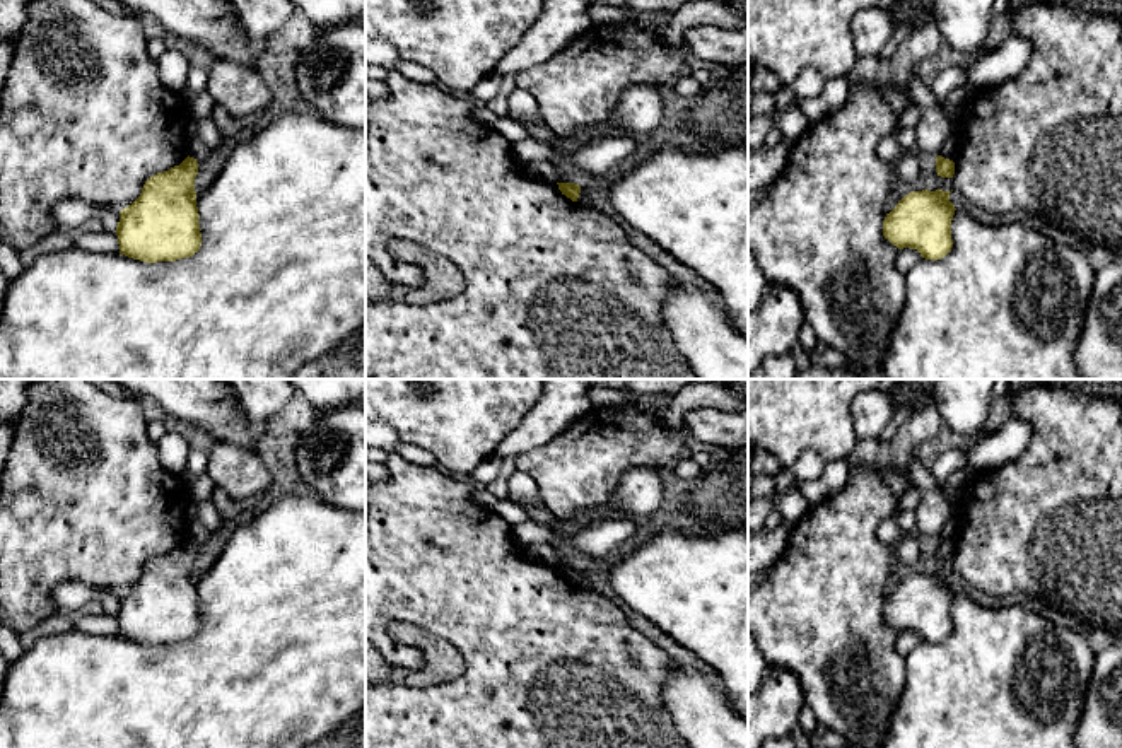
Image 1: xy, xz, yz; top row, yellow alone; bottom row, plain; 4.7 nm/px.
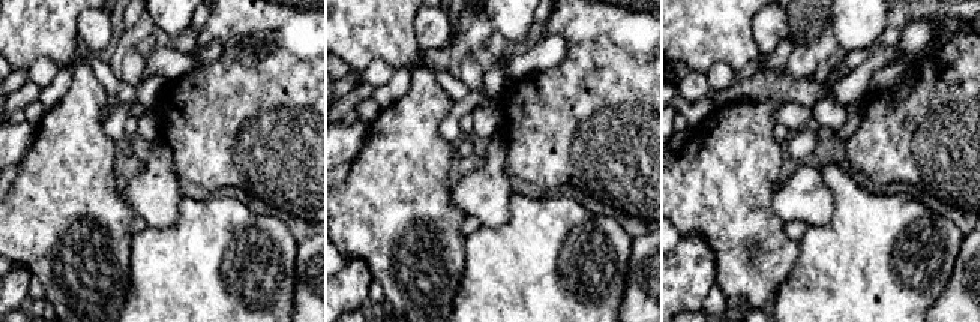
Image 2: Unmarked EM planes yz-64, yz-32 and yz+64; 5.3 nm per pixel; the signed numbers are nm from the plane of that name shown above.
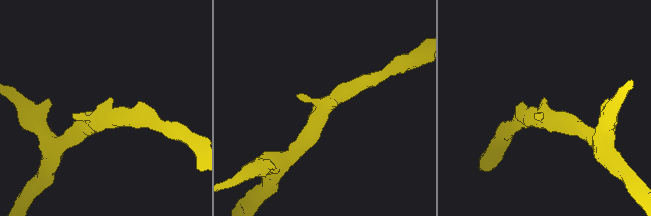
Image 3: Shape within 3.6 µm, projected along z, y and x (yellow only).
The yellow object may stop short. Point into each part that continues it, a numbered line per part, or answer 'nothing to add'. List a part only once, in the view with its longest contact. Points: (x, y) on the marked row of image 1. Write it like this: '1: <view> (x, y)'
nothing to add

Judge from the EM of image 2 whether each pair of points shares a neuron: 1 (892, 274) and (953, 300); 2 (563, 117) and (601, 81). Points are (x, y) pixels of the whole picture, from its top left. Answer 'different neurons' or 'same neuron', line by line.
1: different neurons
2: same neuron

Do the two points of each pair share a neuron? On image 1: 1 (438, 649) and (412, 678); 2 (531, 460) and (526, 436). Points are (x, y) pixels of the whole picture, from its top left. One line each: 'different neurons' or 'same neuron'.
1: same neuron
2: different neurons

